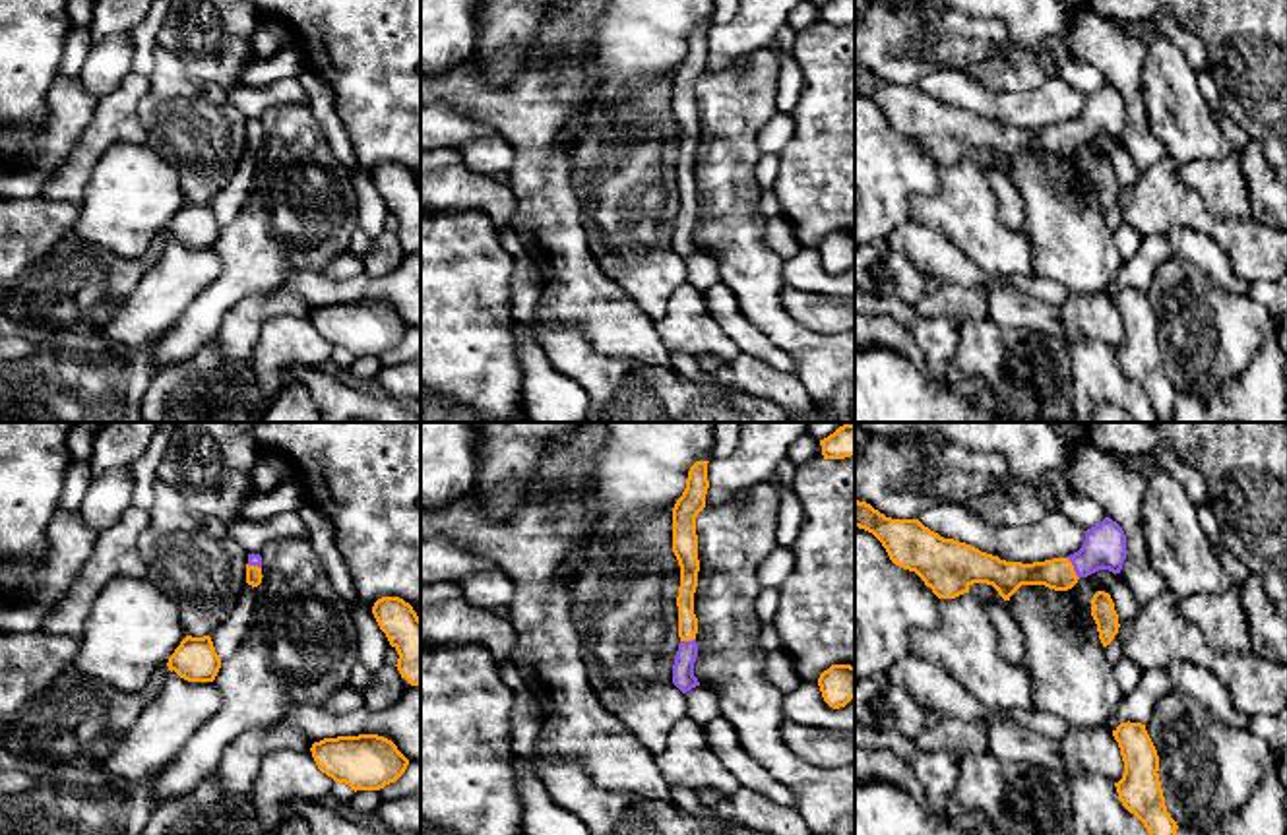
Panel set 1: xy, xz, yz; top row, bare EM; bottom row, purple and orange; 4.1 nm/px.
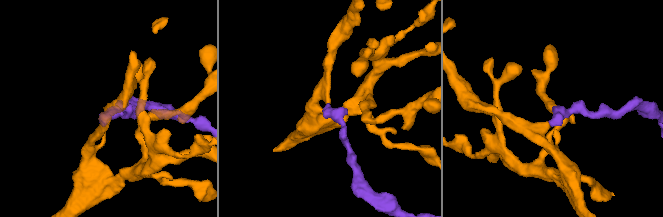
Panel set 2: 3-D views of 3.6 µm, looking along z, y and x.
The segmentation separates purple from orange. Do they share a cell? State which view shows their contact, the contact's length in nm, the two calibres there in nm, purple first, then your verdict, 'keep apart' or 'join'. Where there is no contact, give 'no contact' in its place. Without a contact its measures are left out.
yz | 110 nm | 180/130 nm | join

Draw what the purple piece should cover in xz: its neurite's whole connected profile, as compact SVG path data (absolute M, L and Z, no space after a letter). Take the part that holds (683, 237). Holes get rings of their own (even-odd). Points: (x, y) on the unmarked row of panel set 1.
M696 27L690 33L686 54L673 74L673 118L680 132L680 153L676 163L680 209L673 231L673 250L682 260L700 252L694 242L694 229L698 223L694 159L700 138L696 83L706 74L706 60L709 54L707 29L709 27Z

